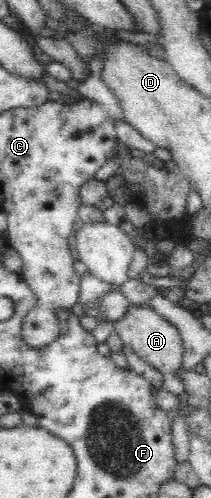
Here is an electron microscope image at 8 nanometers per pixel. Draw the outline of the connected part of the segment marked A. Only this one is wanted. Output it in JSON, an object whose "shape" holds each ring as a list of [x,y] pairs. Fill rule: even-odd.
{"shape":[[[131,305],[128,311],[121,320],[113,322],[122,344],[128,346],[146,364],[164,375],[180,370],[185,351],[177,328],[148,305]]]}

